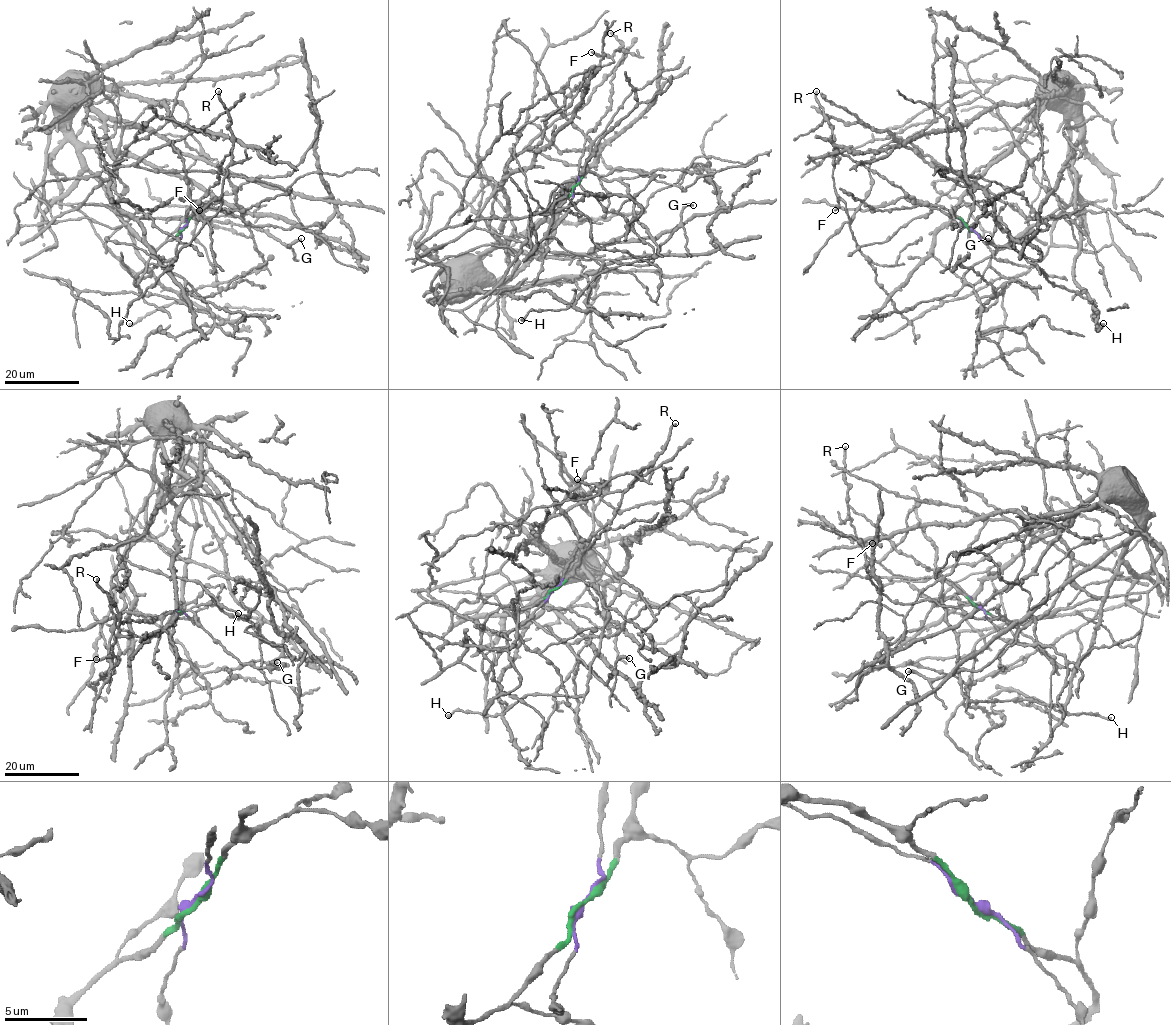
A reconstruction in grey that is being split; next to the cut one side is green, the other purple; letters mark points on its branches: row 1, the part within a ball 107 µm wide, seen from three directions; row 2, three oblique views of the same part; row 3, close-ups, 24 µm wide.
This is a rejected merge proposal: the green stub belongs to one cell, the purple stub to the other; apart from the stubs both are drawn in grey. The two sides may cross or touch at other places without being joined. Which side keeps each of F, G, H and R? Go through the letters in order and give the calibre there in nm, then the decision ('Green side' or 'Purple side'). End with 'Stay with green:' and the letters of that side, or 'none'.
F: Thickness 140 nm. Purple side
G: Thickness 280 nm. Green side
H: Thickness 440 nm. Green side
R: Thickness 300 nm. Purple side
Stay with green: G, H

